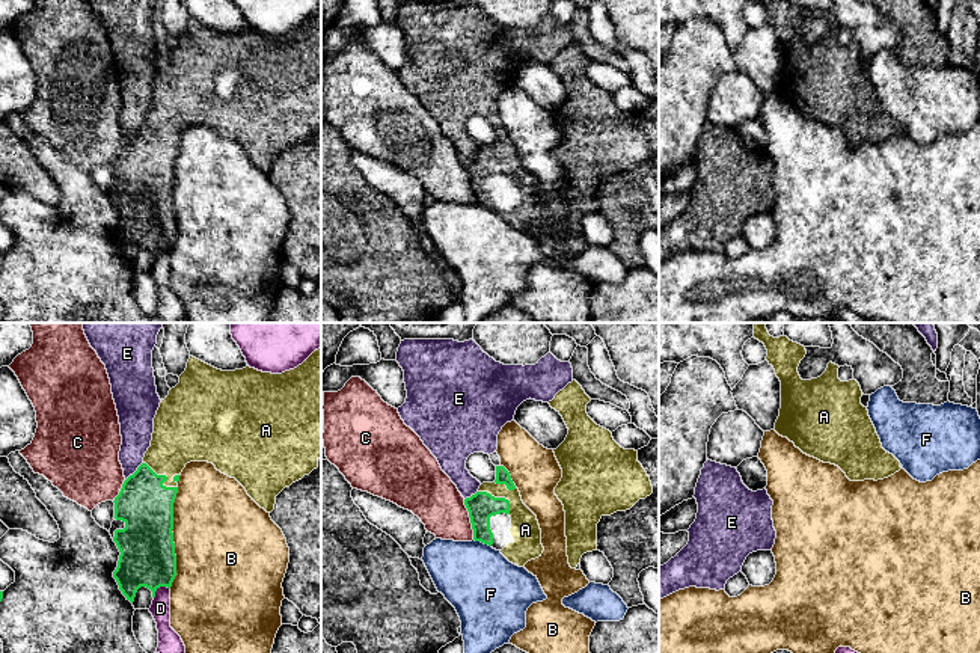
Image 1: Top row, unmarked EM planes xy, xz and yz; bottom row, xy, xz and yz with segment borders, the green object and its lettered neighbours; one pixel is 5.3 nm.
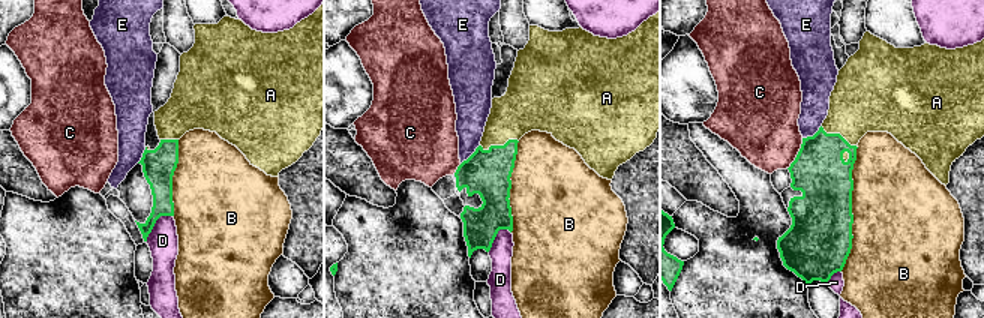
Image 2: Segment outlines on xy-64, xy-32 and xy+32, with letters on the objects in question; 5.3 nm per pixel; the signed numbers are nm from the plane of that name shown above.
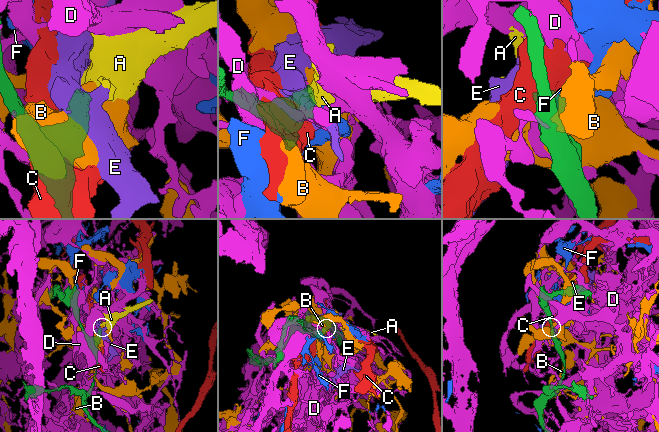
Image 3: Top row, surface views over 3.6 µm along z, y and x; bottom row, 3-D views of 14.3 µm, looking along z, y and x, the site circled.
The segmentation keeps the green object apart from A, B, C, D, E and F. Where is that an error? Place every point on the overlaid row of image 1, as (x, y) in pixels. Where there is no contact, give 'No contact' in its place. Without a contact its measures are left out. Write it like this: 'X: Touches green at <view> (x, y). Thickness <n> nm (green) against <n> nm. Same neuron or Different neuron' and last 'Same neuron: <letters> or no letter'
A: Touches green at xy (165, 475). Thickness 280 nm (green) against 320 nm. Same neuron
B: Touches green at xy (172, 537). Thickness 300 nm (green) against 500 nm. Different neuron
C: Touches green at xz (471, 519). Thickness 150 nm (green) against 260 nm. Different neuron
D: Touches green at xy (159, 587). Thickness 300 nm (green) against 110 nm. Different neuron
E: Touches green at xy (136, 471). Thickness 280 nm (green) against 180 nm. Different neuron
F: Touches green at xz (483, 542). Thickness 150 nm (green) against 380 nm. Different neuron
Same neuron: A

